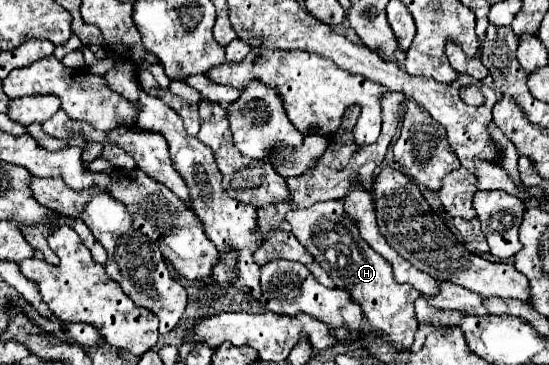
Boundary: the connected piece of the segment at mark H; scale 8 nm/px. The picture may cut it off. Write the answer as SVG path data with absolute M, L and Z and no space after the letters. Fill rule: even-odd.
M327 200L307 210L293 210L287 214L287 222L293 228L291 234L295 234L309 254L329 272L335 286L345 288L353 302L363 308L363 316L377 336L395 348L411 348L419 326L413 312L413 302L419 298L419 292L409 284L399 284L393 280L391 264L371 250L371 246L359 236L355 222L349 216L343 216L343 204L339 204L339 200Z

